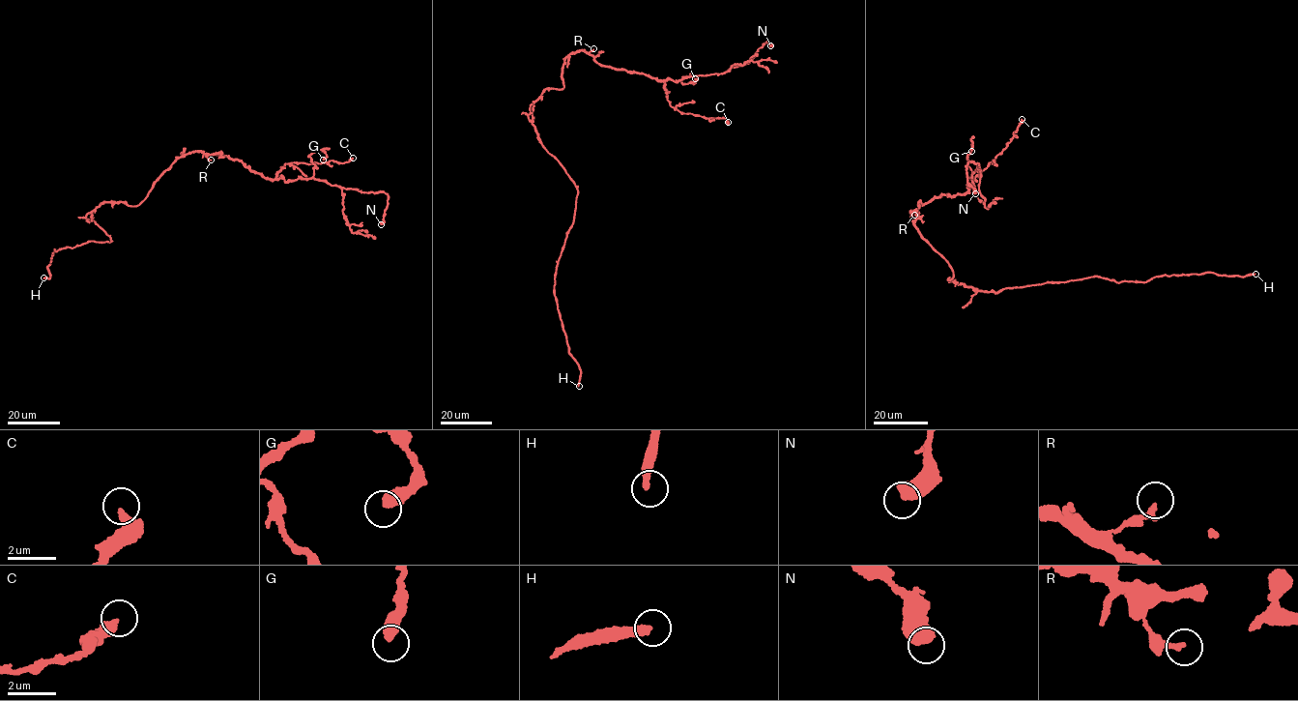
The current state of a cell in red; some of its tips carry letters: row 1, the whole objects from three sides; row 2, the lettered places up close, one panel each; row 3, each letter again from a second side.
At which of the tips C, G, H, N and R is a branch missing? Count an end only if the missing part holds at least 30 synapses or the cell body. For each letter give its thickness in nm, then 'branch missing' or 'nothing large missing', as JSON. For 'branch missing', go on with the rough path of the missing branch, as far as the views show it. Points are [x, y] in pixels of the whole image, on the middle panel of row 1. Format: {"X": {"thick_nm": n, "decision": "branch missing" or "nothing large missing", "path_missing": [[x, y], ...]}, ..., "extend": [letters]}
{"C": {"thick_nm": 400, "decision": "nothing large missing"}, "G": {"thick_nm": 480, "decision": "nothing large missing"}, "H": {"thick_nm": 280, "decision": "branch missing"}, "N": {"thick_nm": 600, "decision": "nothing large missing"}, "R": {"thick_nm": 220, "decision": "nothing large missing"}, "extend": ["H"]}

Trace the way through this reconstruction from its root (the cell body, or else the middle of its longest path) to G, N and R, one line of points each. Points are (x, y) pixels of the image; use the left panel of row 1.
G: (129, 205), (187, 153), (229, 156), (288, 182), (313, 176), (308, 156), (316, 150), (323, 160)
N: (129, 205), (141, 202), (178, 159), (200, 152), (241, 160), (268, 178), (381, 190), (388, 200), (381, 224)
R: (129, 205), (136, 206), (141, 202), (158, 177), (187, 154), (204, 153), (211, 160)

